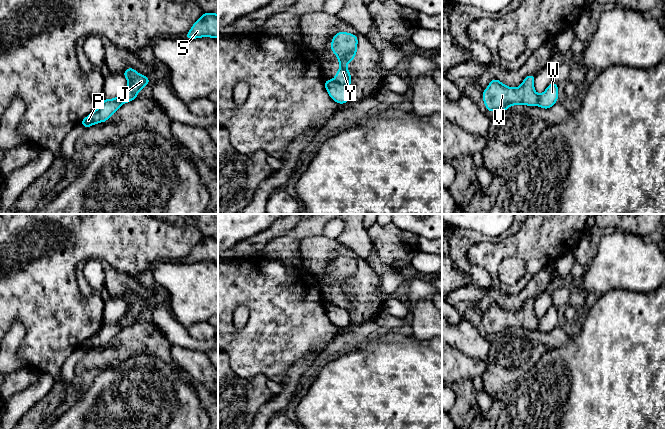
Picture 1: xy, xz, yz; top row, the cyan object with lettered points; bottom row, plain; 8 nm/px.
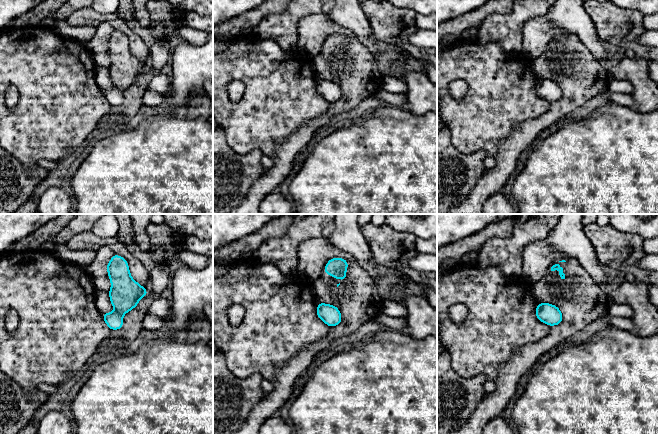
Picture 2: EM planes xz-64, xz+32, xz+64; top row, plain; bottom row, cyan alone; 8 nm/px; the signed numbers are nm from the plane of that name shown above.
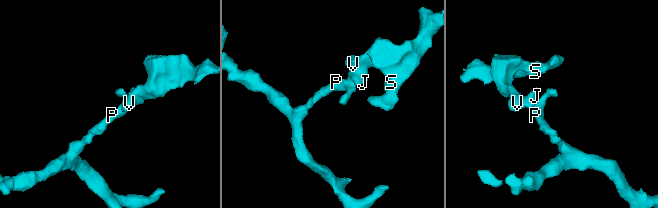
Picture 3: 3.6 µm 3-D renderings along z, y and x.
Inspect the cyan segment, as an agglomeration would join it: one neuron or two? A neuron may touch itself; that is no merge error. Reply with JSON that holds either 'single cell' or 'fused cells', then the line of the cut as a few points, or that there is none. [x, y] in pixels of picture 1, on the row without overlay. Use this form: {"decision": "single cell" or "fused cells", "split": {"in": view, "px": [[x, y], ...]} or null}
{"decision": "fused cells", "split": {"in": "xz", "px": [[333, 304], [346, 310]]}}

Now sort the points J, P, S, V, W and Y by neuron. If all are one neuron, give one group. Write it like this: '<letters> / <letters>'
J S V Y / P W

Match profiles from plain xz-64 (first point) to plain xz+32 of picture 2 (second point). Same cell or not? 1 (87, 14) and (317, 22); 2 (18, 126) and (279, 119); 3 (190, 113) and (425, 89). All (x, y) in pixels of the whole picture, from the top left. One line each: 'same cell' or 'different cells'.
1: same cell
2: same cell
3: same cell

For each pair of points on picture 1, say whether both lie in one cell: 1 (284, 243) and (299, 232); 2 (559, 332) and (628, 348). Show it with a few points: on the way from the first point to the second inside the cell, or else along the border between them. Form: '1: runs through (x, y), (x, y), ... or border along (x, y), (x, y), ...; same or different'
1: runs through (288, 243), (295, 236); same
2: border along (572, 335), (565, 343), (552, 348); different

